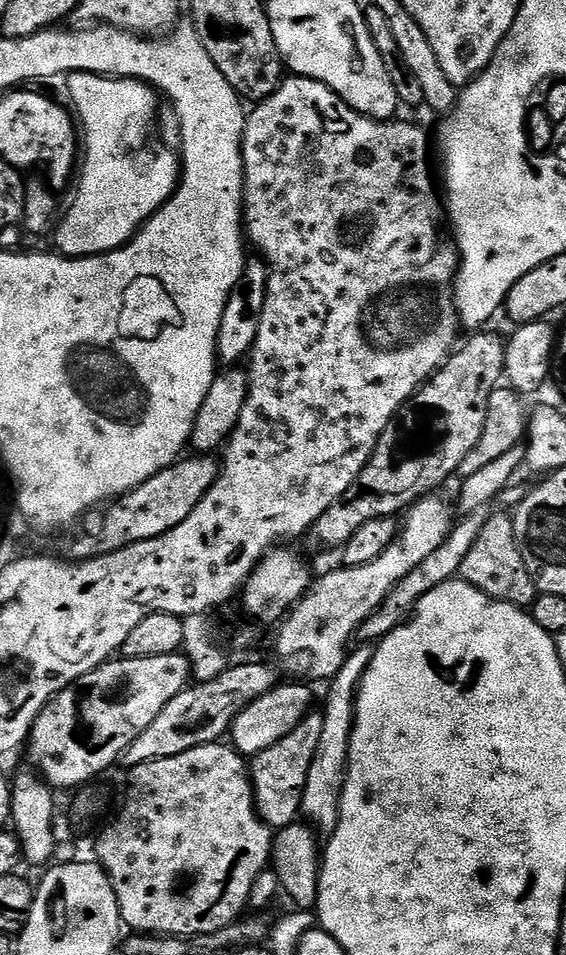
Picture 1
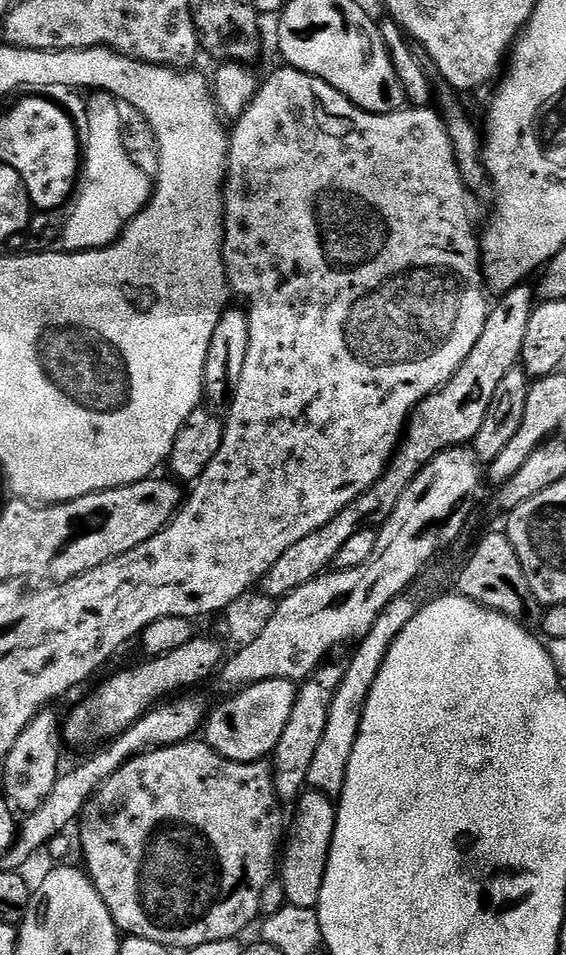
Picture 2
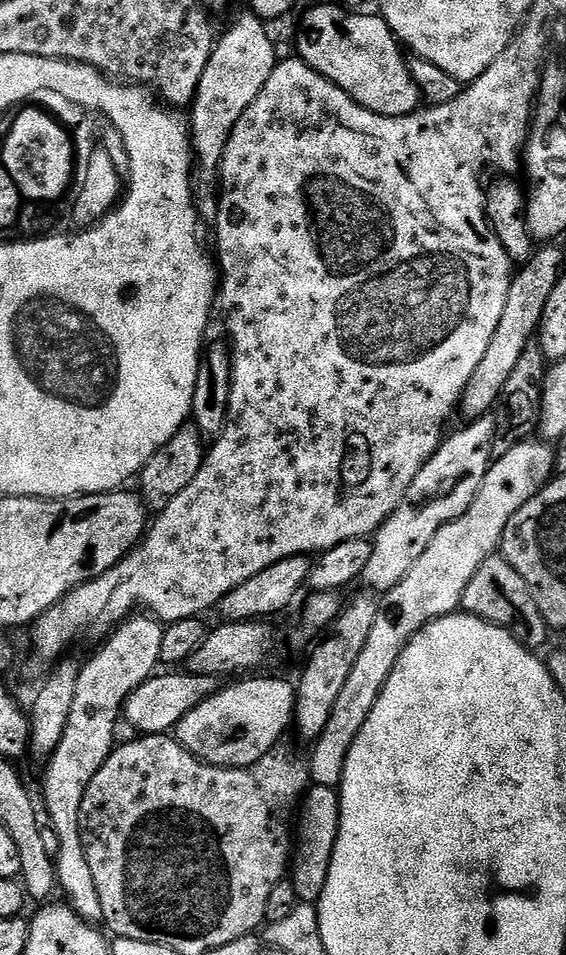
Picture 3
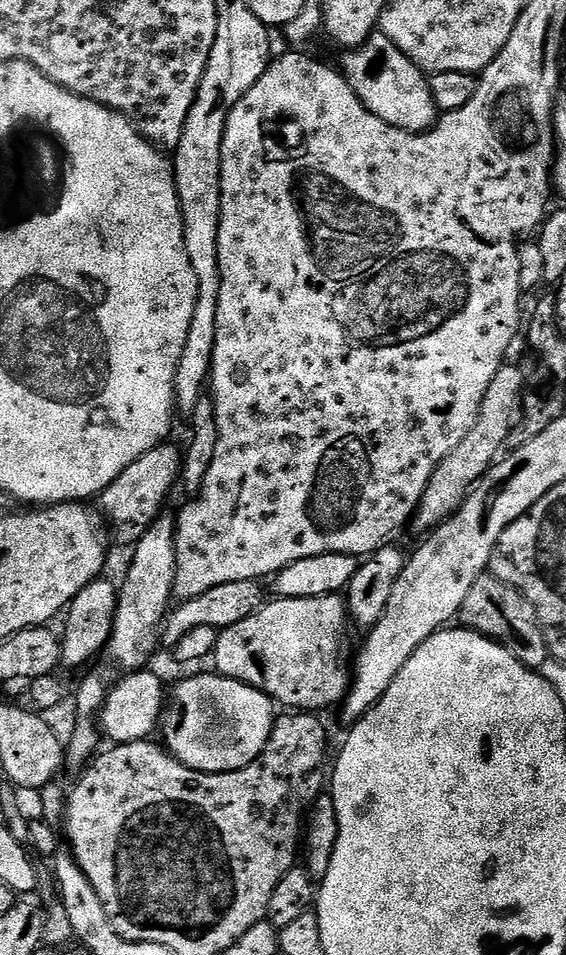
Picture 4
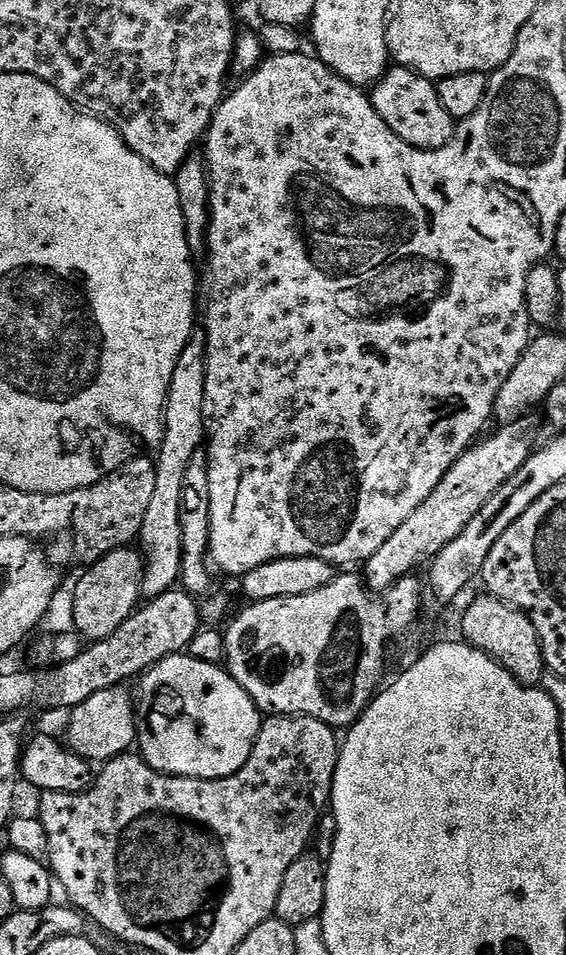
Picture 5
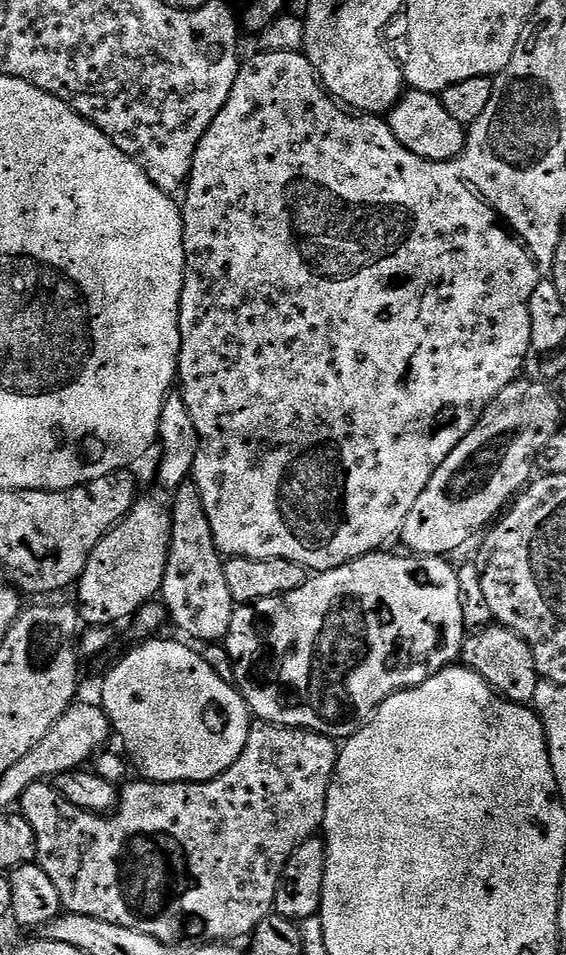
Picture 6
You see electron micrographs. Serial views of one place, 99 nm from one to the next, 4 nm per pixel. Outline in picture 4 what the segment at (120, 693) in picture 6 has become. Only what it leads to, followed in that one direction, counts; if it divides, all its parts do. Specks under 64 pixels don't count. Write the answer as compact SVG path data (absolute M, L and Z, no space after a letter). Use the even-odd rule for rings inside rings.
M219 674L211 675L212 676L188 676L173 692L171 689L170 695L166 700L166 707L162 713L162 732L164 728L165 740L163 740L163 743L176 759L183 762L186 767L193 768L199 772L233 772L234 770L242 770L246 766L250 766L250 762L254 762L254 758L258 758L262 754L262 750L266 746L266 742L272 733L272 725L276 722L278 712L274 707L274 702L265 692L259 692L258 689L246 686L237 680L232 680L229 676L221 676Z

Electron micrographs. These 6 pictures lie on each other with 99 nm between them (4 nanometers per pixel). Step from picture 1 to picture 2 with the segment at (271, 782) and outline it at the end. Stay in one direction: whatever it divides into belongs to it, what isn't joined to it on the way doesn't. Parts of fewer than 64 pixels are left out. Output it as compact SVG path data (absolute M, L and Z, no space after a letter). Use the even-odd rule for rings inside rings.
M332 663L321 664L312 677L299 685L290 722L286 722L286 730L271 757L270 763L276 778L276 792L281 801L296 802L308 788L308 775L310 766L314 762L314 753L322 743L322 734L326 734L326 718L330 718L330 702L334 702L334 694L344 677L345 665Z

